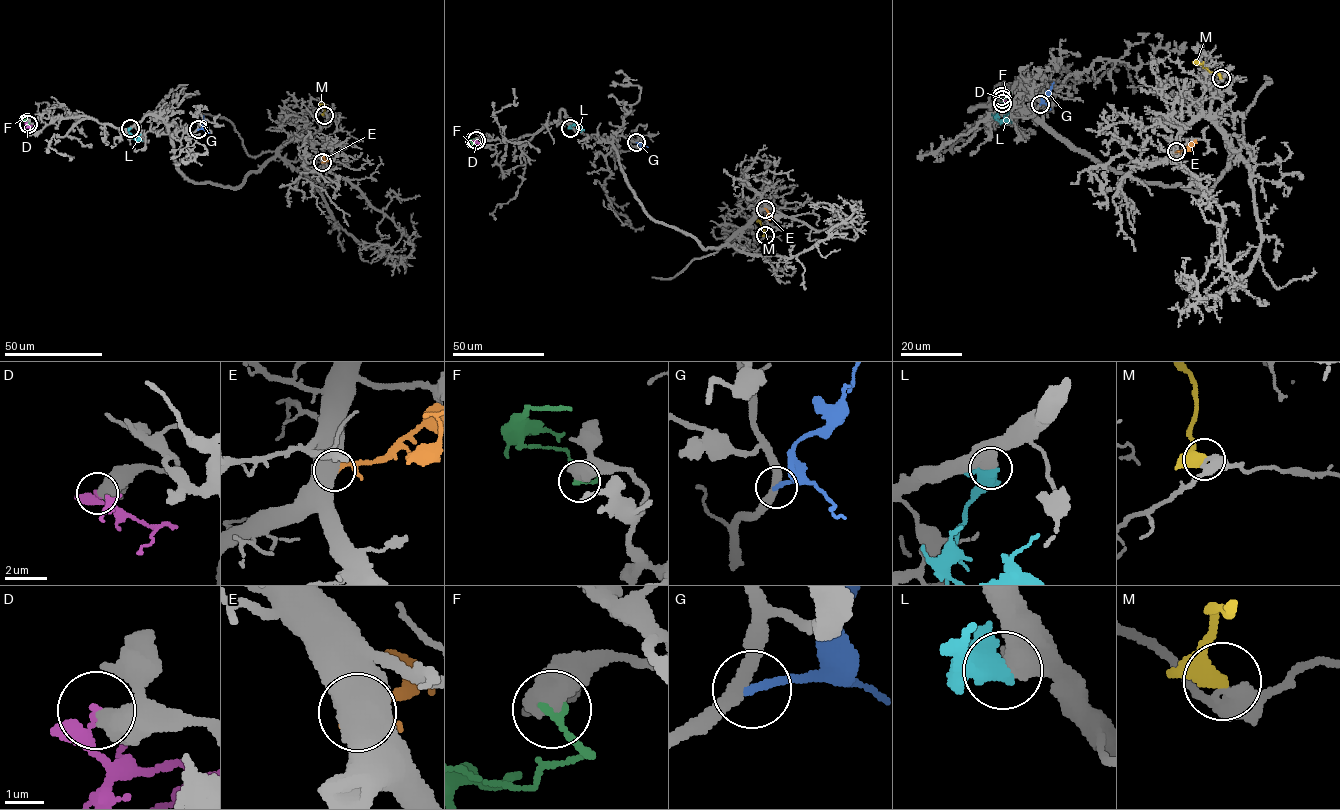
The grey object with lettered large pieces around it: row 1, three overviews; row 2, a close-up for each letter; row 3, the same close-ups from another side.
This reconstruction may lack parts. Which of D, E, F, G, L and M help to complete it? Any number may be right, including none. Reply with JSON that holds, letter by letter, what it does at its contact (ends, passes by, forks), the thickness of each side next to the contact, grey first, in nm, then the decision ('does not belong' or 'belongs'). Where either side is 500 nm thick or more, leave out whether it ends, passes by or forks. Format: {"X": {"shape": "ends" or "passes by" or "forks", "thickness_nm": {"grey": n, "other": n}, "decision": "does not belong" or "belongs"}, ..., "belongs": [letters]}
{"D": {"thickness_nm": {"grey": 600, "other": 150}, "decision": "does not belong"}, "E": {"thickness_nm": {"grey": 800, "other": 300}, "decision": "does not belong"}, "F": {"thickness_nm": {"grey": 700, "other": 200}, "decision": "does not belong"}, "G": {"shape": "ends", "thickness_nm": {"grey": 360, "other": 200}, "decision": "does not belong"}, "L": {"thickness_nm": {"grey": 600, "other": 400}, "decision": "does not belong"}, "M": {"shape": "passes by", "thickness_nm": {"grey": 380, "other": 360}, "decision": "does not belong"}, "belongs": []}

